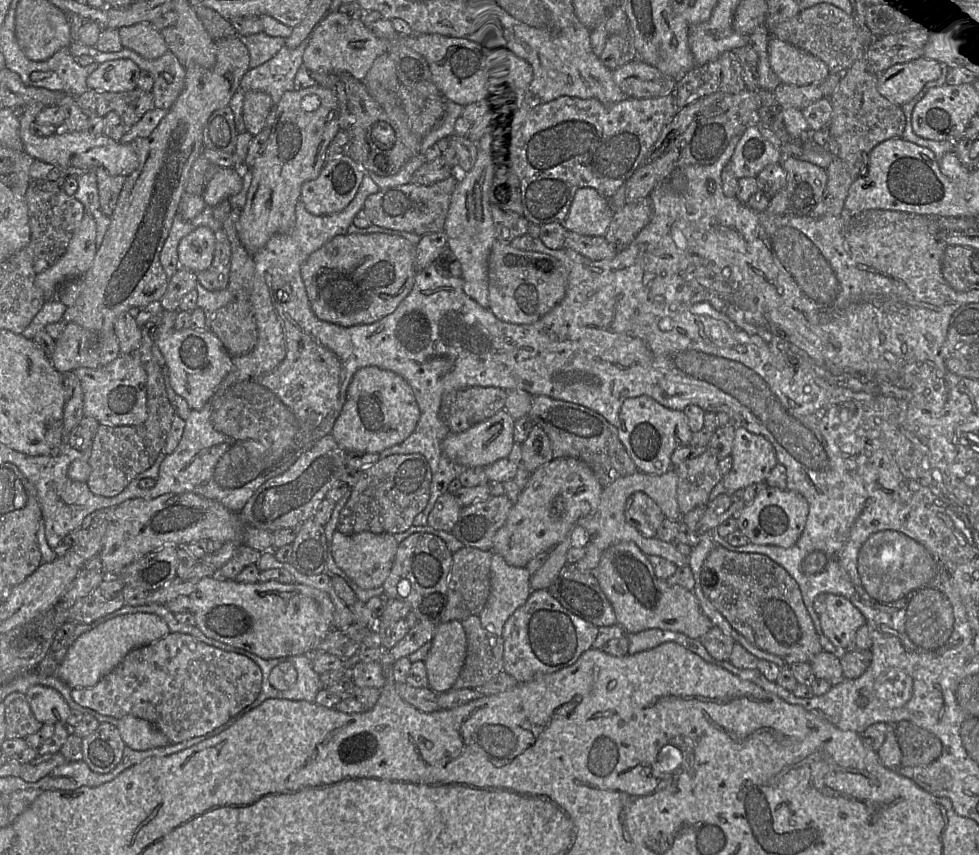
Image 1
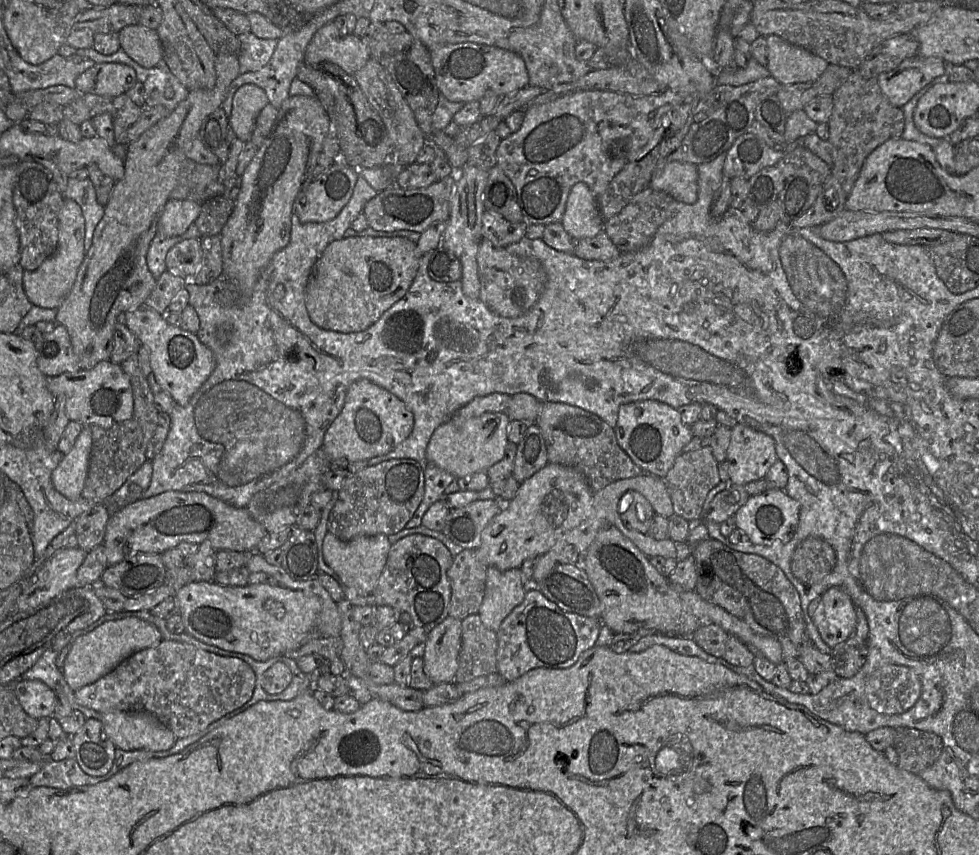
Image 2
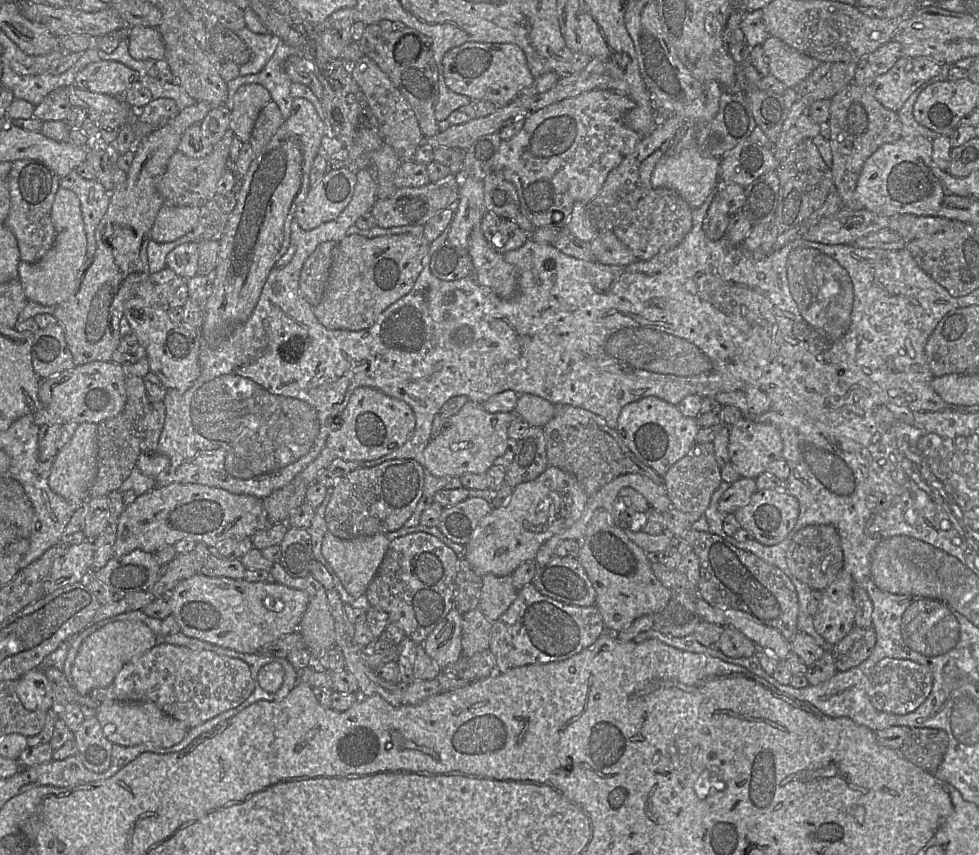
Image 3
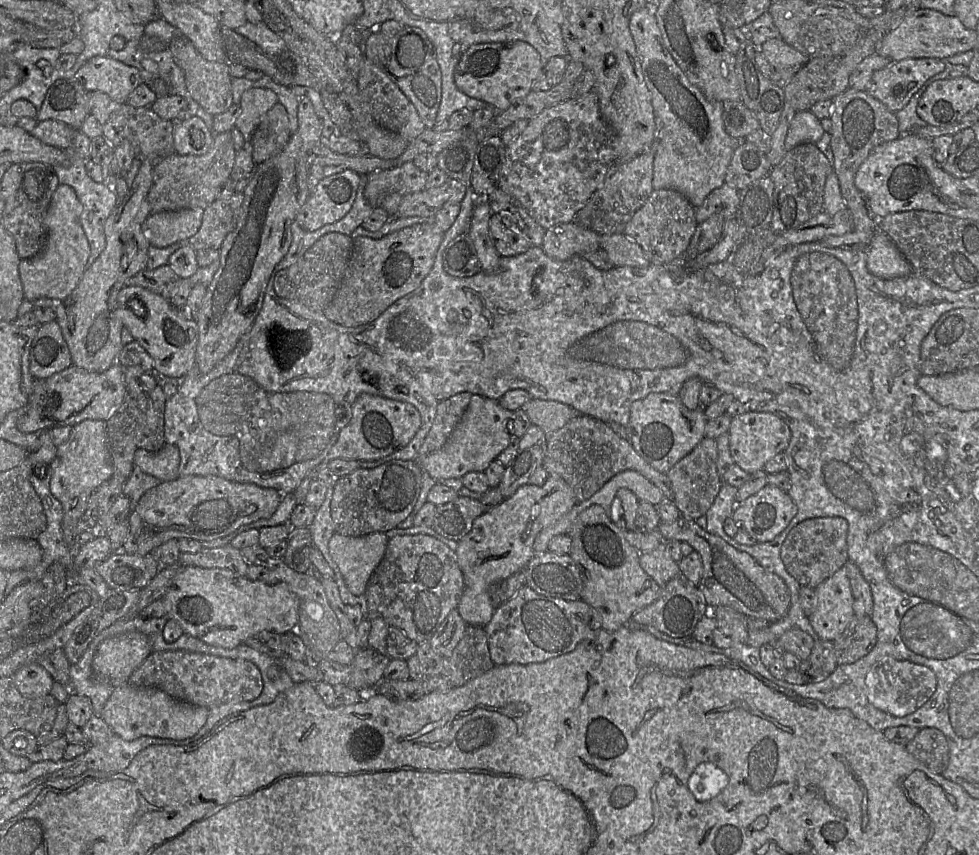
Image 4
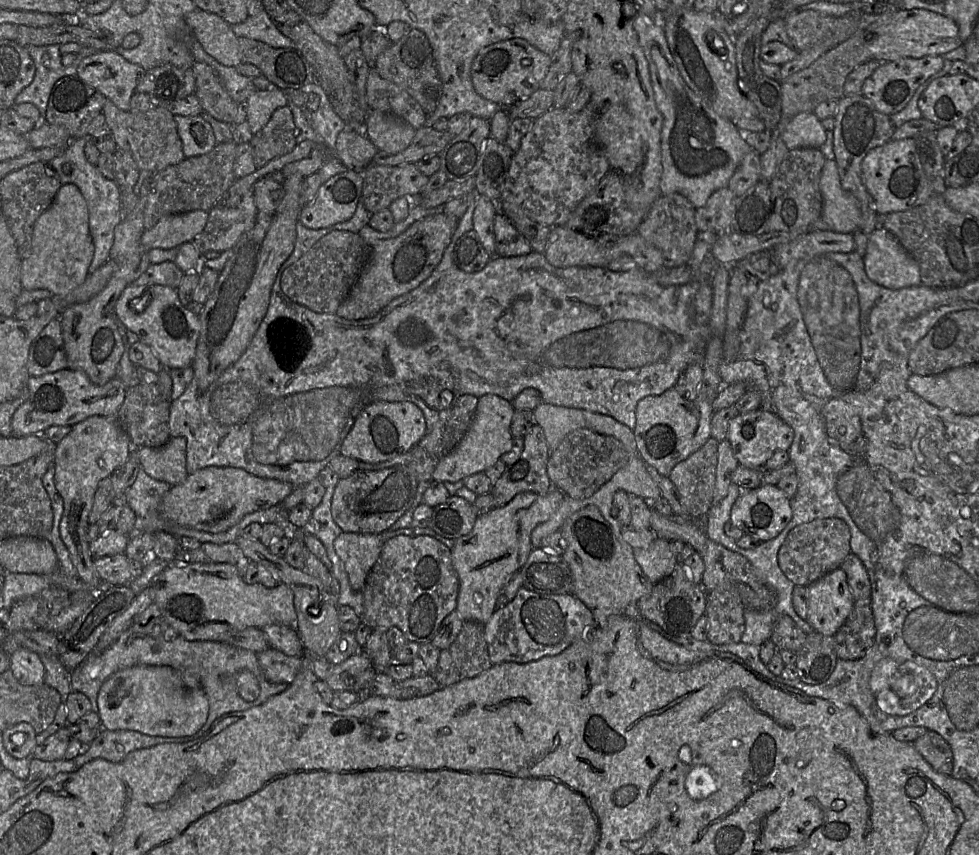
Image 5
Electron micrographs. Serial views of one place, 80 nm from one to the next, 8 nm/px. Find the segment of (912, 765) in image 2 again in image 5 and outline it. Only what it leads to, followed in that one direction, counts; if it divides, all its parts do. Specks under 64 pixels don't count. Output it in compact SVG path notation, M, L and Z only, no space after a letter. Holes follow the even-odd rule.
M933 730L927 731L916 739L914 747L939 773L951 775L953 770L953 752L947 741Z

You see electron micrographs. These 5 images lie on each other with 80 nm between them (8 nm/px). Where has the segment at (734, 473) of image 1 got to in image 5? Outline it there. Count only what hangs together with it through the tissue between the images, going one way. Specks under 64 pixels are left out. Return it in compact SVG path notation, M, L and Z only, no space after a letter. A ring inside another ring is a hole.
M758 408L739 414L731 420L728 430L734 455L739 465L749 469L764 469L768 459L777 451L786 451L791 447L795 437L793 428L775 413Z

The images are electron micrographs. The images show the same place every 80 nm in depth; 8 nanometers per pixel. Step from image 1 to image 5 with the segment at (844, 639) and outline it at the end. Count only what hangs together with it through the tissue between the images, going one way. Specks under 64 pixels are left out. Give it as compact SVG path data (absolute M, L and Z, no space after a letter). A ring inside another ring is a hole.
M837 568L807 586L806 621L816 632L834 636L854 608L846 572Z

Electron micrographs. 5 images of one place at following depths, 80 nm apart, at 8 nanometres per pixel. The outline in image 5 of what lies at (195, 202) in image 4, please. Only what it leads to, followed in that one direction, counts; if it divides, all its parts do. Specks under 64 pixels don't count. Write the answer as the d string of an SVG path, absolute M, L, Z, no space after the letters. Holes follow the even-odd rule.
M230 140L216 144L208 153L184 158L180 163L166 167L153 175L144 208L144 228L149 230L160 218L195 210L209 212L219 204L224 193L236 178L233 171L237 144Z

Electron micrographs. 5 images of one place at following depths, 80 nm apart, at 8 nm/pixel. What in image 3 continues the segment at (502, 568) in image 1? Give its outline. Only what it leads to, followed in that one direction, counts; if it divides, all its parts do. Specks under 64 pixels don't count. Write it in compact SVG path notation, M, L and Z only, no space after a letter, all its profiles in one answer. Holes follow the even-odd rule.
M483 576L479 609L491 623L507 611L517 597L518 591L512 582L512 576Z

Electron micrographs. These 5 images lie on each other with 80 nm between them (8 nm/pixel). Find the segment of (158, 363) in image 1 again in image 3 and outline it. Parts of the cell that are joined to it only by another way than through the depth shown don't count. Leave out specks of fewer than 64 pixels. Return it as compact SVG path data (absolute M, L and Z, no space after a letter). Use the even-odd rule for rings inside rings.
M125 362L122 368L125 373L126 403L123 410L116 416L101 421L97 424L97 476L89 491L89 497L108 496L111 492L118 490L122 483L129 477L136 466L139 455L143 452L147 455L157 453L158 443L163 431L166 419L166 407L164 401L151 402L144 384L145 377L139 377L128 369L129 362Z

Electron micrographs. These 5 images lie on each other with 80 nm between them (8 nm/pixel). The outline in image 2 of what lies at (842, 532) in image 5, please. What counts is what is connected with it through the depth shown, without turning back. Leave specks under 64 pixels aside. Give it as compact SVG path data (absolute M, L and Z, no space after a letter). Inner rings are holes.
M818 536L802 540L791 558L792 574L801 582L813 585L829 575L836 564L836 553L832 545Z

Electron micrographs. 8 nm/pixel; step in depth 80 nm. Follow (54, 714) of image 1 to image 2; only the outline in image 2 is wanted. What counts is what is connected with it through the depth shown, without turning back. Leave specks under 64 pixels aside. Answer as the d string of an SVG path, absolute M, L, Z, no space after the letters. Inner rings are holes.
M18 679L14 691L24 708L33 718L53 717L56 705L56 692L40 680Z

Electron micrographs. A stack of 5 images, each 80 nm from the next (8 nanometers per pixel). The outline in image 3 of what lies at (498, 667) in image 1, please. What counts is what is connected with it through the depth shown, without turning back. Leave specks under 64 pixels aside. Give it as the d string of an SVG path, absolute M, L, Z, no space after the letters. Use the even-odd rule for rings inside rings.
M476 608L462 615L462 655L471 657L489 649L491 622Z

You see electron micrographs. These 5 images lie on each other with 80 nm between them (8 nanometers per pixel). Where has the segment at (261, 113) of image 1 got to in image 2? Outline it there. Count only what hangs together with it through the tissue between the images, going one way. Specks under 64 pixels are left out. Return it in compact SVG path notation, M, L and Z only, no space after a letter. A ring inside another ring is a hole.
M244 84L236 91L229 125L237 138L251 140L256 119L268 103L265 91L255 84Z

